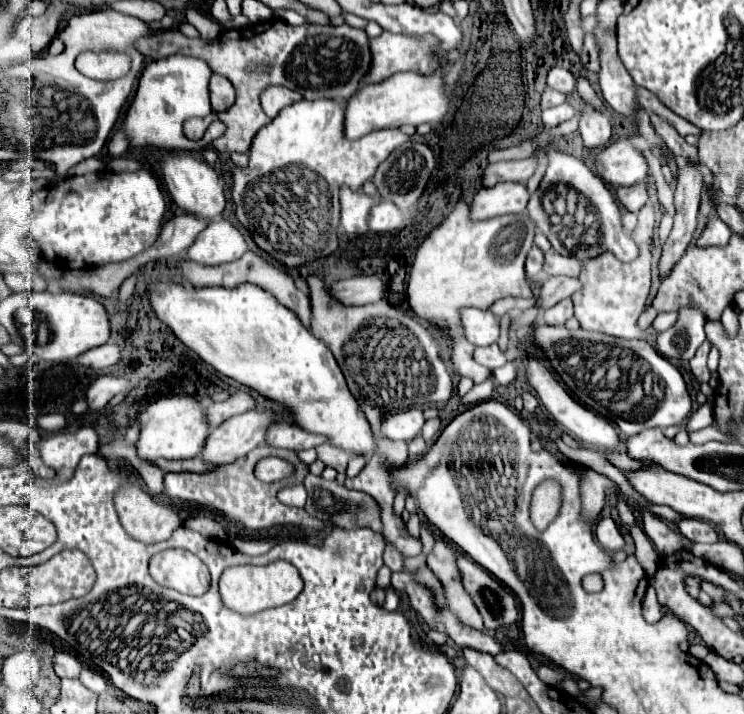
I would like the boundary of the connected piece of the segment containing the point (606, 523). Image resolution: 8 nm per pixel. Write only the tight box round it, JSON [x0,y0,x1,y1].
[595,518,625,552]

